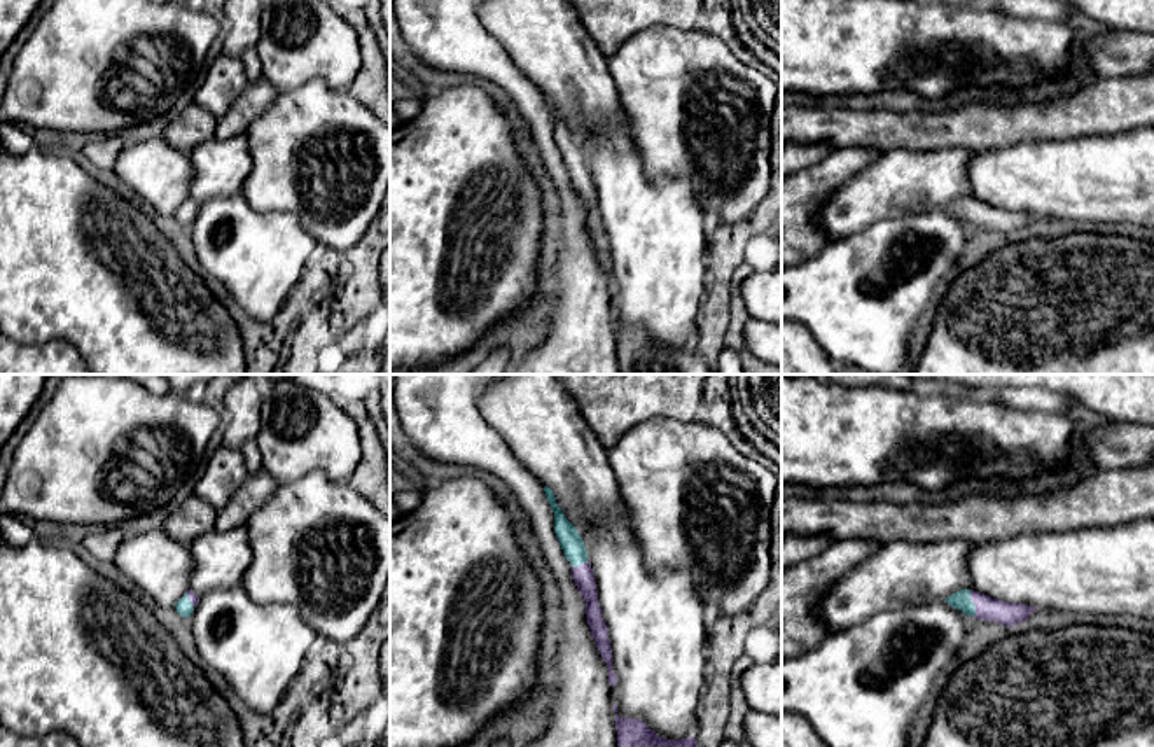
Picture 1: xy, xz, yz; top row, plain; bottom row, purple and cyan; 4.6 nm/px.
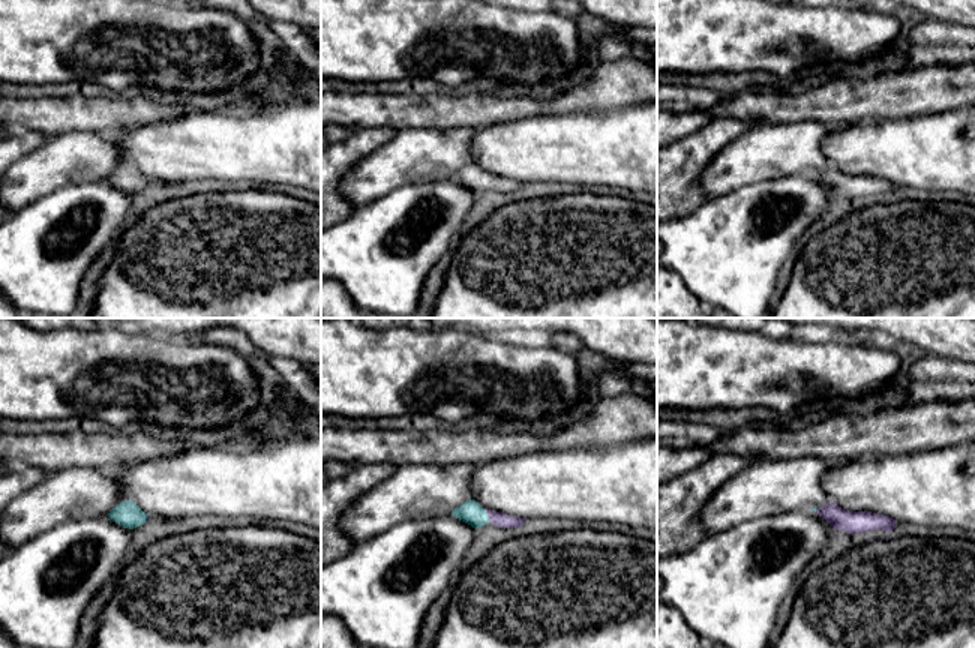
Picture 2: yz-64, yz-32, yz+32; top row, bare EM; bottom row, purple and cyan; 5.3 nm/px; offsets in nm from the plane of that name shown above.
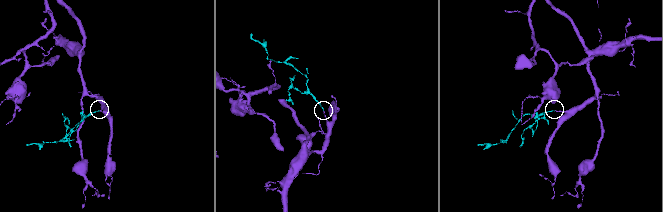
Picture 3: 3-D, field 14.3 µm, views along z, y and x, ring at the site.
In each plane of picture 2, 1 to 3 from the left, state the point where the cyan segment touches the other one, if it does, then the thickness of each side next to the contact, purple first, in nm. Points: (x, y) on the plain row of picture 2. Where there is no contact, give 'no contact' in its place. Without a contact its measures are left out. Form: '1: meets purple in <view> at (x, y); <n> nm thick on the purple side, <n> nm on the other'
1: no contact
2: meets purple in yz-32 at (488, 180); 80 nm thick on the purple side, 120 nm on the other
3: no contact

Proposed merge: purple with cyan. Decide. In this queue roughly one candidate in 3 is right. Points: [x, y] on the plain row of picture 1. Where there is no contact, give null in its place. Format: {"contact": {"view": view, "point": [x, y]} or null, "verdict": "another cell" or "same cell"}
{"contact": {"view": "yz", "point": [973, 210]}, "verdict": "same cell"}

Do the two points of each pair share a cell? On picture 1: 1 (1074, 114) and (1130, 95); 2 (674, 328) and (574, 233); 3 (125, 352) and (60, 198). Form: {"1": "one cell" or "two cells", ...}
{"1": "one cell", "2": "two cells", "3": "one cell"}

